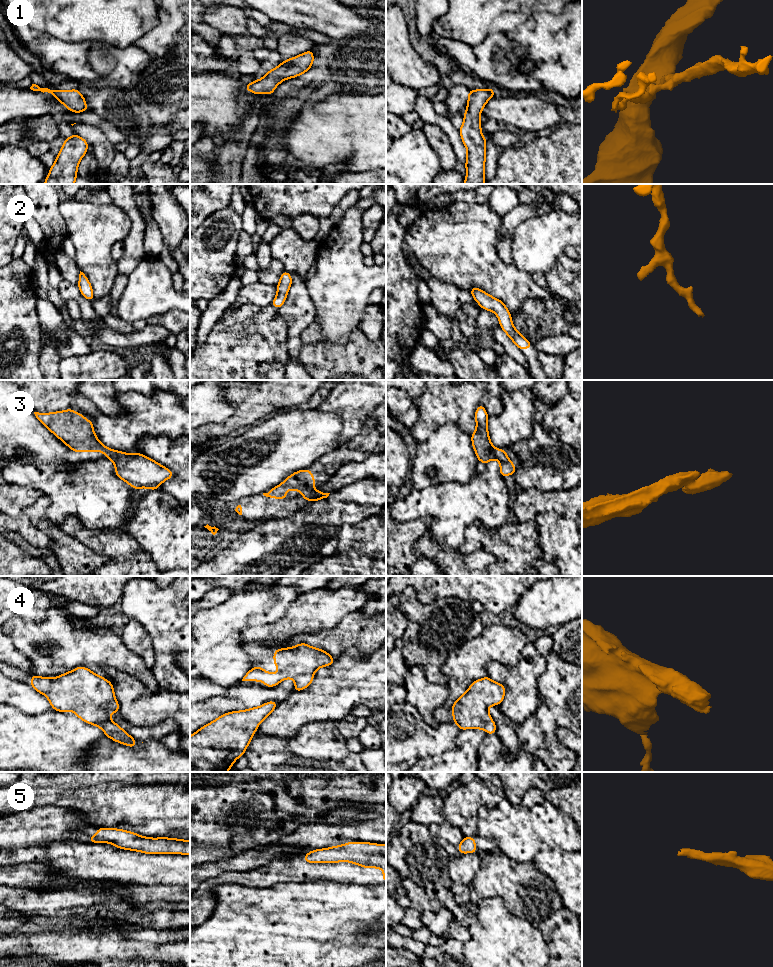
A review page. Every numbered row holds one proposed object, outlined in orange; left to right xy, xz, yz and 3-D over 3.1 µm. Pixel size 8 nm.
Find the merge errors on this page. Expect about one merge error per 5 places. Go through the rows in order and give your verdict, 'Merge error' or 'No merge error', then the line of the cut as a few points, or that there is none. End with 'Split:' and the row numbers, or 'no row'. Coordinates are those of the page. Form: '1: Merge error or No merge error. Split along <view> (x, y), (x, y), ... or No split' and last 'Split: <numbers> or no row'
1: No merge error. No split
2: No merge error. No split
3: No merge error. No split
4: No merge error. No split
5: No merge error. No split
Split: no row

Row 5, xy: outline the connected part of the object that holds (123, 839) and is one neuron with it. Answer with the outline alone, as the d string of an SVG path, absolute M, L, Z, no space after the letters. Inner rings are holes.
M97 828L97 834L88 837L88 842L106 842L120 849L139 851L147 854L190 855L190 840L165 837L149 838L115 828Z

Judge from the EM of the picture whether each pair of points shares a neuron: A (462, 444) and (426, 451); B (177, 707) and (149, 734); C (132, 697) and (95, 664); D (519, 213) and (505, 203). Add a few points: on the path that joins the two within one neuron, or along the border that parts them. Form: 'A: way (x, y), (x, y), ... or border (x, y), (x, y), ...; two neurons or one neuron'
A: way (453, 448), (449, 451), (435, 451); one neuron
B: border (137, 727), (148, 727), (173, 720), (179, 732); two neurons
C: border (104, 668), (111, 667), (123, 671), (130, 676); two neurons
D: border (519, 203), (503, 217); two neurons

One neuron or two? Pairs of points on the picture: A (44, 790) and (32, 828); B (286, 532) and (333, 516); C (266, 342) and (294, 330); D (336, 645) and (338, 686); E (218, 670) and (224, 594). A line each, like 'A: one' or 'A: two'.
A: two
B: one
C: two
D: two
E: two

